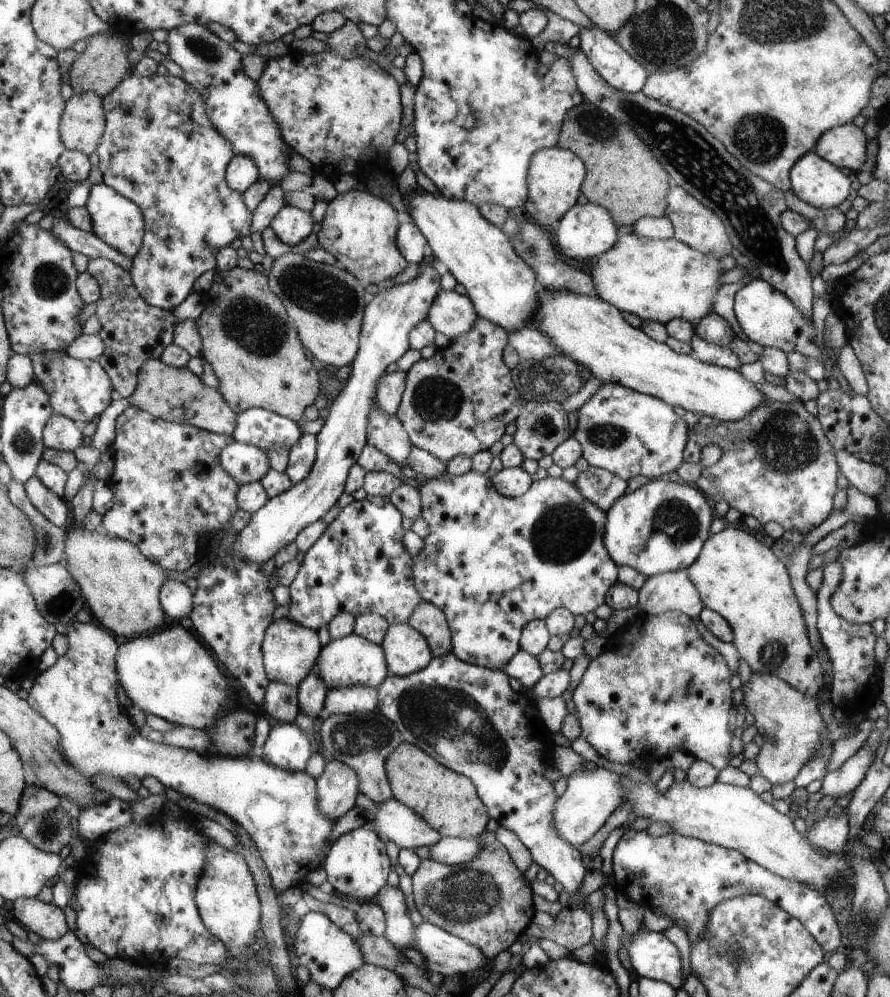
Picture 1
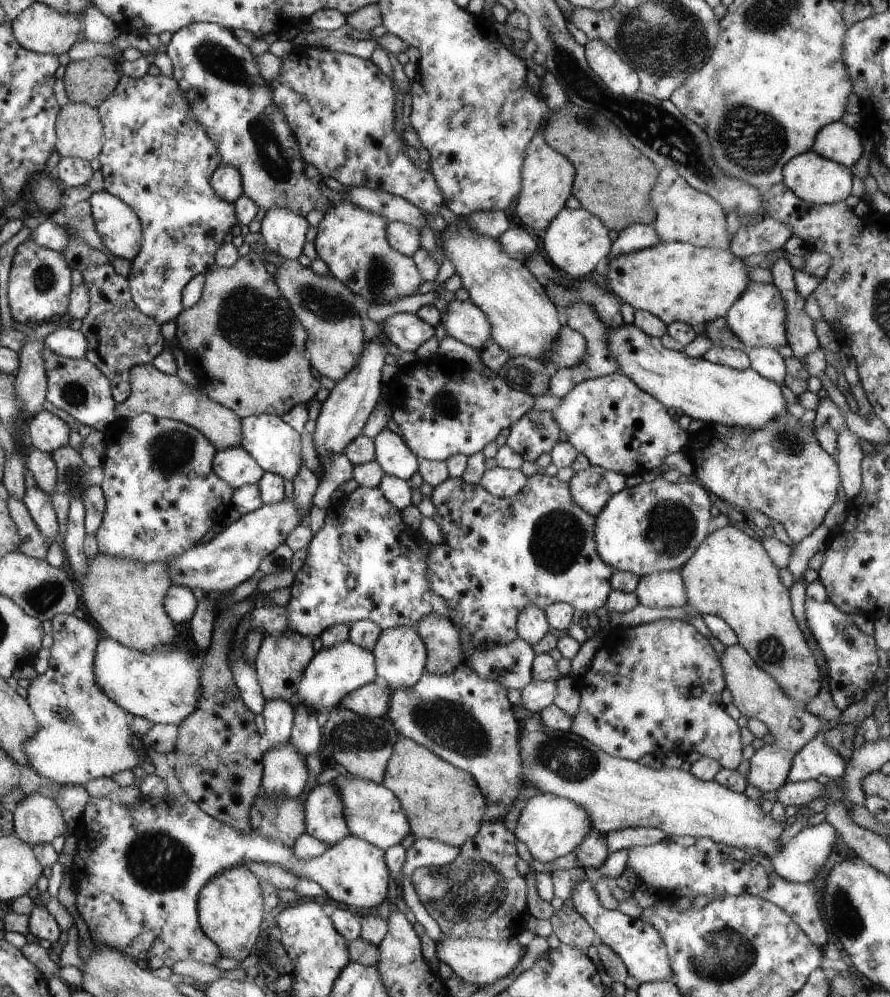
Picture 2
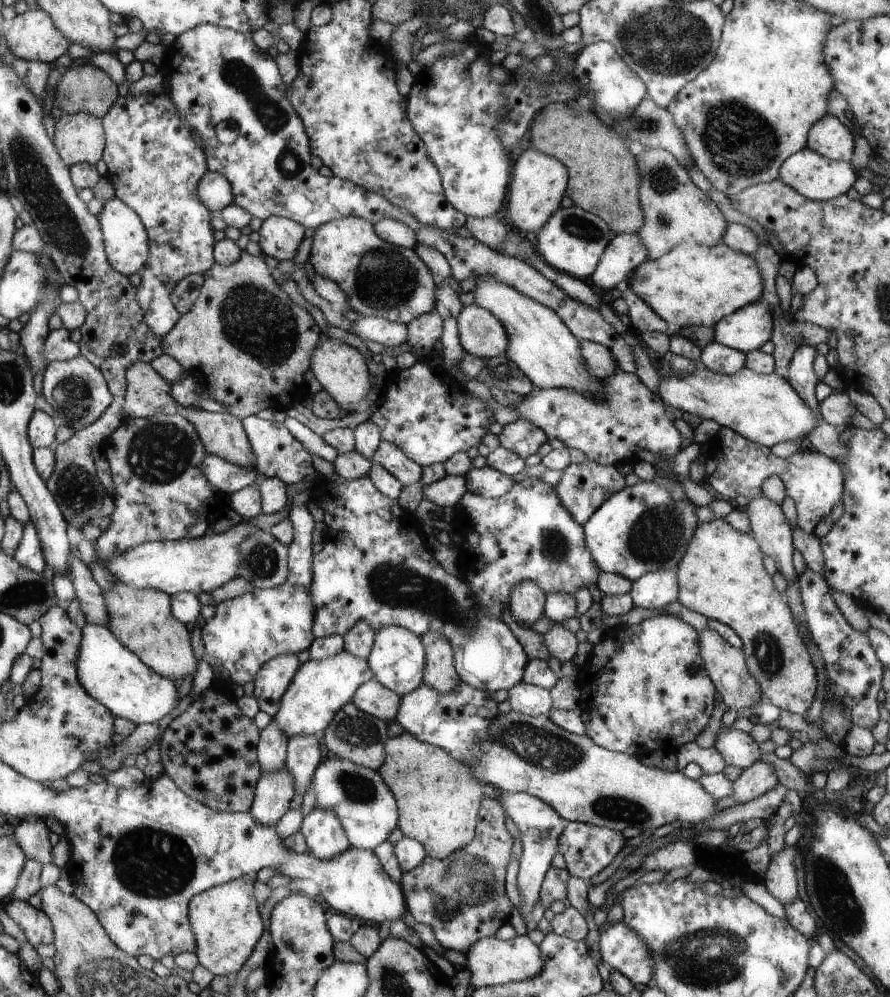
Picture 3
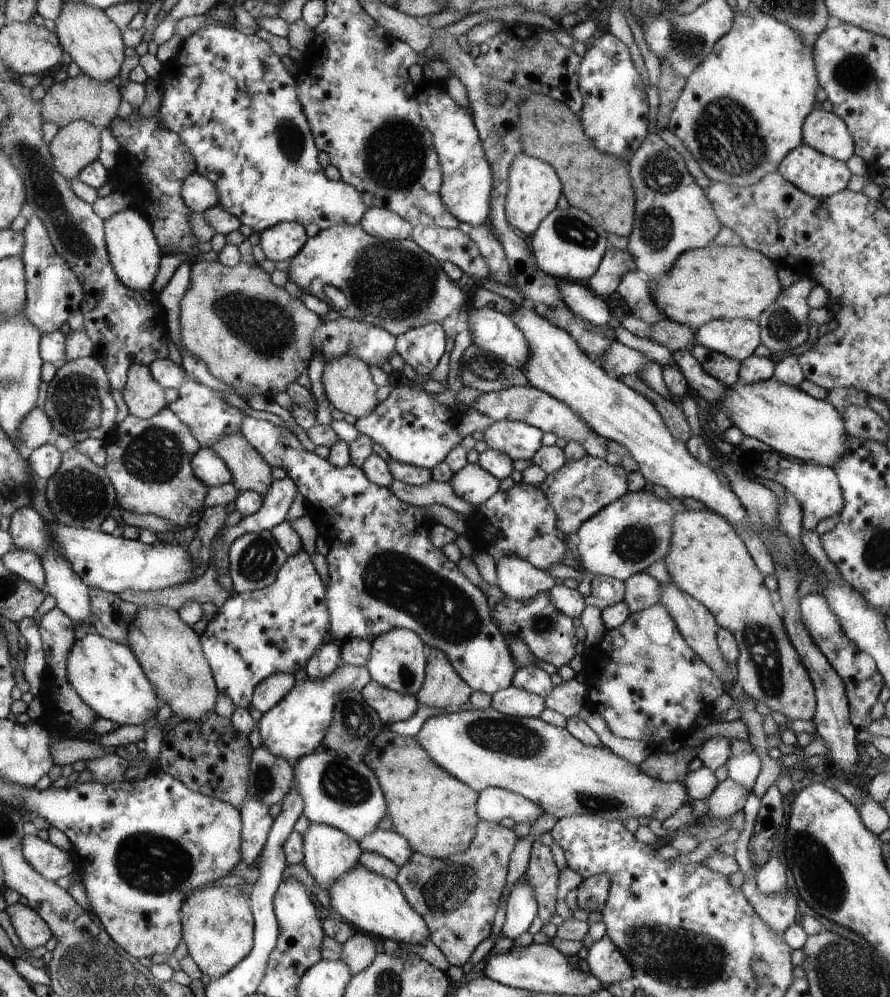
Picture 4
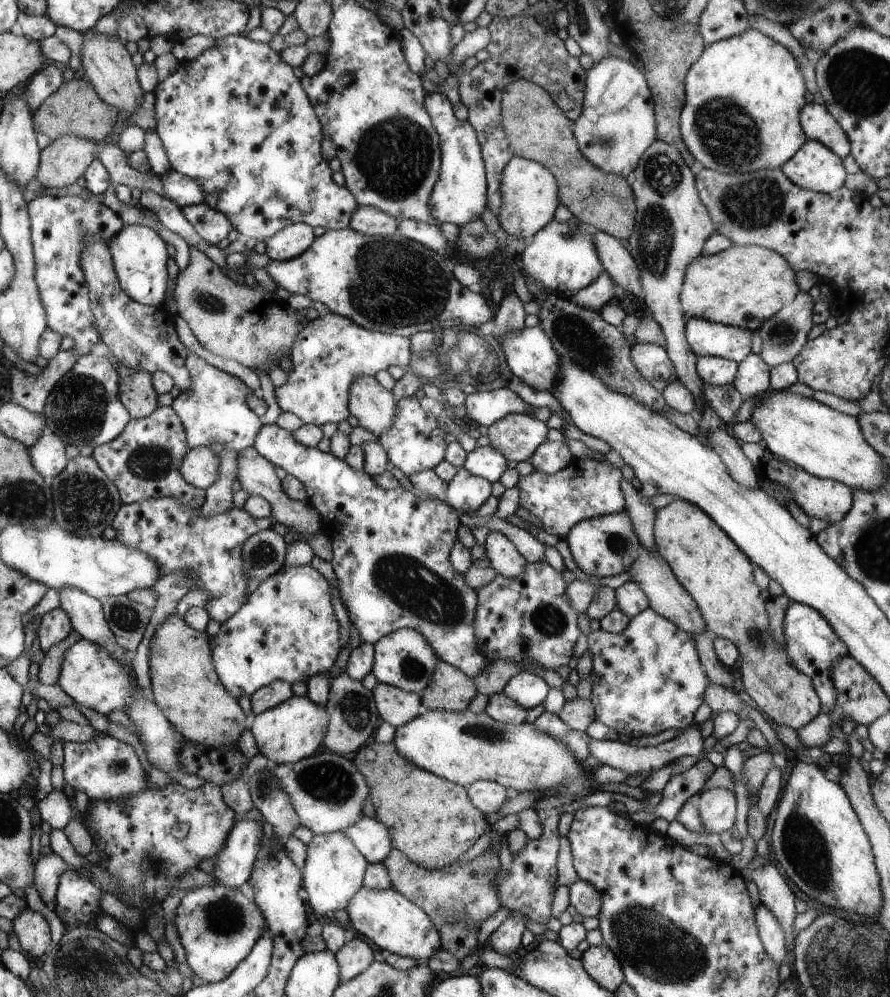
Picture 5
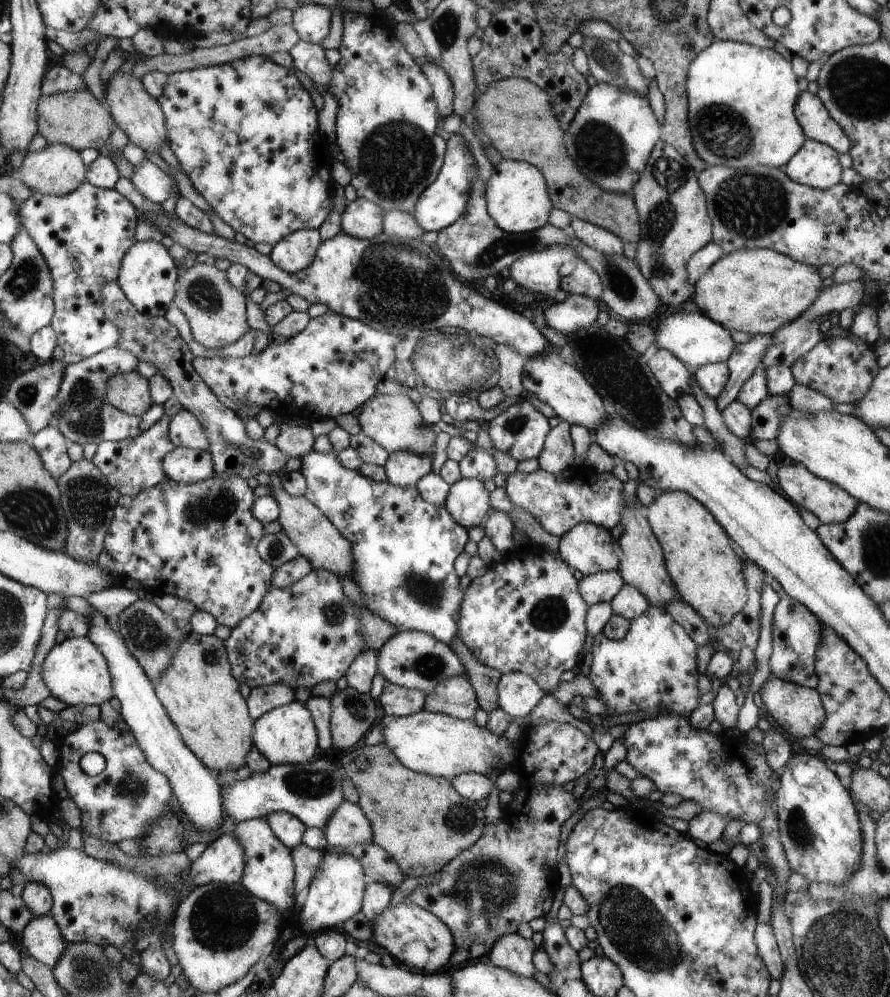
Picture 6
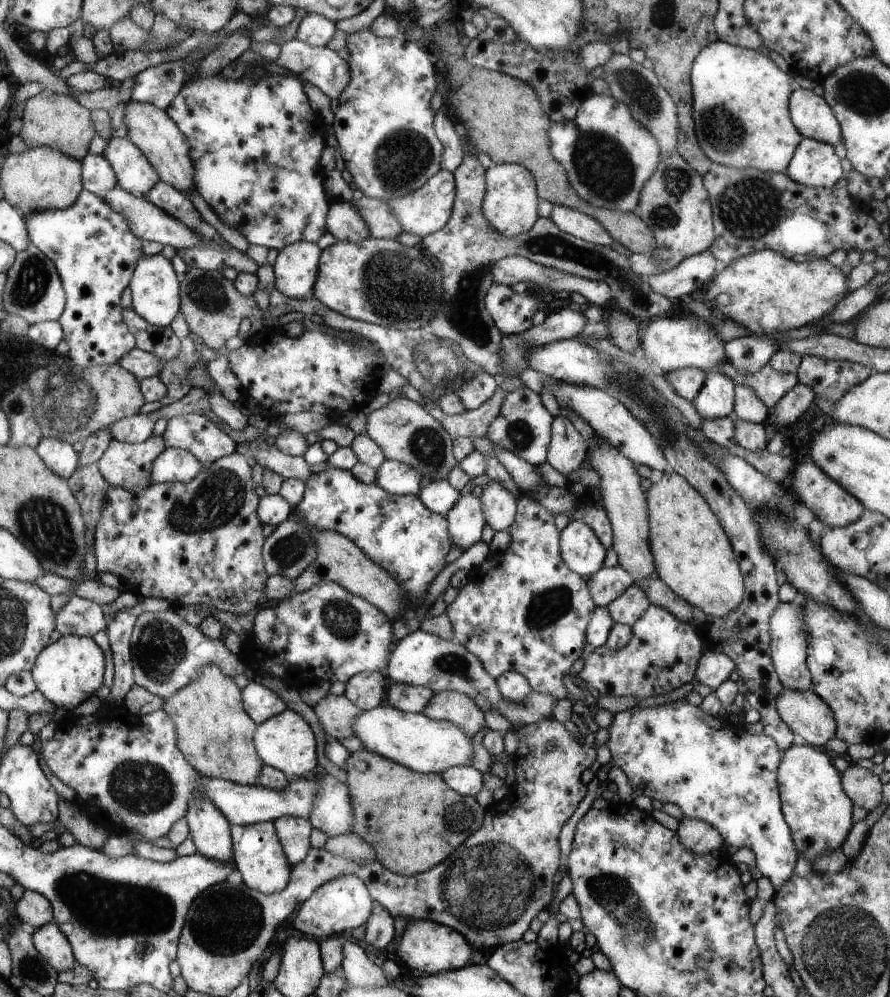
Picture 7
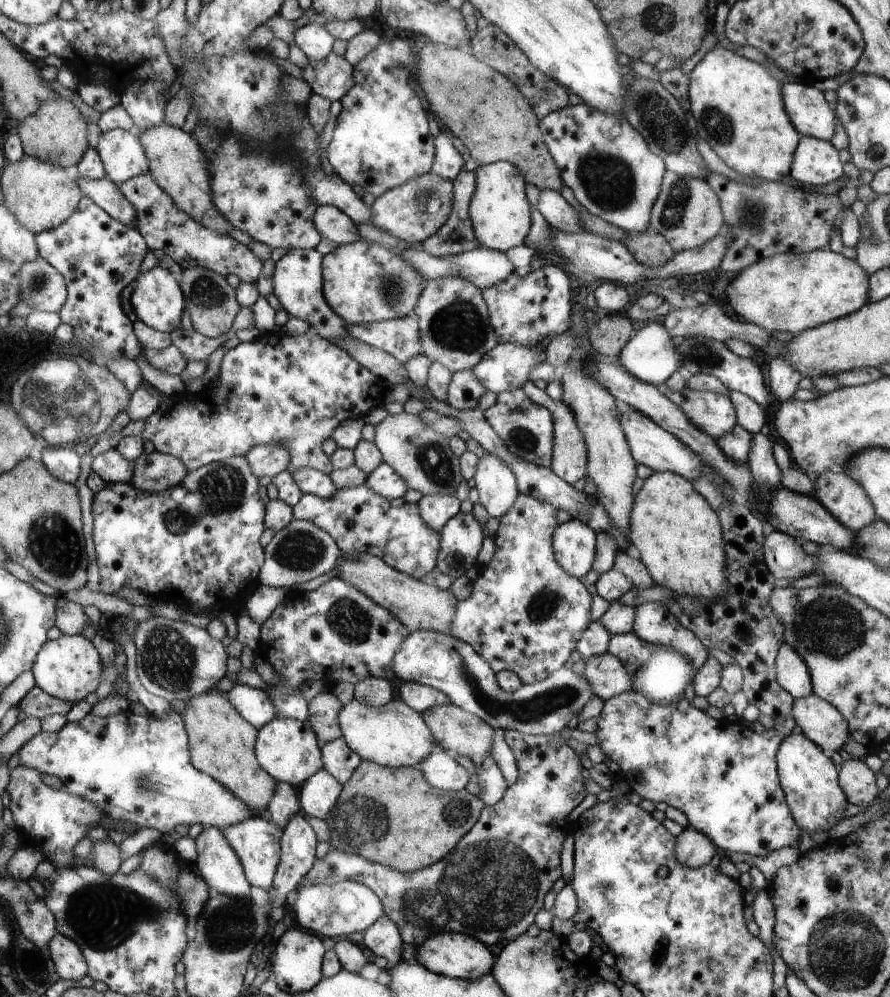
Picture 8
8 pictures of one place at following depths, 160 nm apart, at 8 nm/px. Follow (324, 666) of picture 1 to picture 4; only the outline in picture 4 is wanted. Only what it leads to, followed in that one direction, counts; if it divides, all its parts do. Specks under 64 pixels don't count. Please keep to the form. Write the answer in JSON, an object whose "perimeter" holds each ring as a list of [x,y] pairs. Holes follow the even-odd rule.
{"perimeter":[[[343,664],[334,670],[324,680],[306,680],[295,684],[293,690],[271,711],[264,713],[258,721],[258,731],[261,744],[266,750],[270,750],[274,756],[284,758],[290,765],[302,756],[311,754],[318,750],[324,732],[328,732],[334,719],[336,698],[344,688],[354,688],[362,691],[372,682],[371,674],[366,666],[350,666]]]}

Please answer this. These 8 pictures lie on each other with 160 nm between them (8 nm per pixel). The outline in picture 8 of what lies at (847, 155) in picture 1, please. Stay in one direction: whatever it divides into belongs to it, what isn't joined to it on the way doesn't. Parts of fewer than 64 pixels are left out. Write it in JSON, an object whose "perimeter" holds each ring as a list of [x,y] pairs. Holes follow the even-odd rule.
{"perimeter":[[[782,83],[785,111],[802,137],[830,141],[836,132],[836,115],[814,84]]]}

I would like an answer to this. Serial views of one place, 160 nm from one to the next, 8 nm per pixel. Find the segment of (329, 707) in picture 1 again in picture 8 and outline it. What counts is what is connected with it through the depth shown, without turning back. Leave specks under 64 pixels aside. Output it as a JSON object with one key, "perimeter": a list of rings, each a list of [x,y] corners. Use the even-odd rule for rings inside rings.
{"perimeter":[[[396,683],[397,698],[423,713],[429,708],[448,704],[451,700],[443,692],[420,683]]]}

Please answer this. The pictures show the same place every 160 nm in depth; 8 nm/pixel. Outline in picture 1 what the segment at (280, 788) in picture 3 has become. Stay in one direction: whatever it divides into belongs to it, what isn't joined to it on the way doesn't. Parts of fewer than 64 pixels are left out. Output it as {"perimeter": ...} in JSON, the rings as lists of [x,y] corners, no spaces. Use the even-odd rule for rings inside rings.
{"perimeter":[[[272,723],[262,747],[262,756],[273,765],[304,771],[306,760],[312,756],[312,744],[296,723]]]}

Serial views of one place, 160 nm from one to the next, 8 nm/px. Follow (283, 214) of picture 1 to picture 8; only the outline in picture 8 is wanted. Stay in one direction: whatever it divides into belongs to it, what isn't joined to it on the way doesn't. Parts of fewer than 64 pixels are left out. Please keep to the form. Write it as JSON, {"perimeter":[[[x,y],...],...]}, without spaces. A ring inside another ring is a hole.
{"perimeter":[[[292,249],[275,262],[272,276],[273,294],[288,314],[301,318],[315,328],[324,339],[342,337],[347,334],[347,324],[323,296],[323,253],[316,249]]]}

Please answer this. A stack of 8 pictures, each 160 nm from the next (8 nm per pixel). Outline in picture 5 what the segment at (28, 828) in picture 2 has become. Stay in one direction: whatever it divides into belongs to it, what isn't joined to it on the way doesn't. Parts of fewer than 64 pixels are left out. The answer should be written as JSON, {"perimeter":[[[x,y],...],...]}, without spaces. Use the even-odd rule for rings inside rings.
{"perimeter":[[[44,854],[38,858],[34,886],[47,906],[53,907],[58,895],[60,876],[66,868],[69,868],[68,864],[58,854]]]}

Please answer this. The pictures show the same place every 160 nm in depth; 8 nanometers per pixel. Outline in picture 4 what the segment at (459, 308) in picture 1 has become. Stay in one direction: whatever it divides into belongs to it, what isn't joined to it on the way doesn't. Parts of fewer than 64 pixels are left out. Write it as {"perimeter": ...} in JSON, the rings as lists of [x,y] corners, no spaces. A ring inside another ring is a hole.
{"perimeter":[[[470,307],[467,329],[470,330],[473,344],[494,354],[512,368],[523,371],[532,356],[532,348],[523,330],[510,316],[498,310]]]}

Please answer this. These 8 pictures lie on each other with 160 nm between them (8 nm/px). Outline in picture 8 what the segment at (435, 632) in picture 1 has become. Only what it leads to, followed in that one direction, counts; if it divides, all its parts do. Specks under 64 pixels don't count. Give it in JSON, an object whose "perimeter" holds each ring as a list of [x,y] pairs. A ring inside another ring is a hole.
{"perimeter":[[[450,702],[440,706],[429,708],[422,713],[423,720],[428,724],[436,736],[442,750],[453,755],[463,755],[470,757],[475,766],[481,766],[487,756],[491,754],[491,748],[494,746],[496,729],[492,728],[485,720],[482,720],[474,713],[460,708],[458,705]]]}

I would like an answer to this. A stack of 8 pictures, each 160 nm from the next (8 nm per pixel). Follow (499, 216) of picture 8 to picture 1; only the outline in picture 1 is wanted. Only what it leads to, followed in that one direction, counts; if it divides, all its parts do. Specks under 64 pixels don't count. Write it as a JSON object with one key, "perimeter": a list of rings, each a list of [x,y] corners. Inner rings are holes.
{"perimeter":[[[550,147],[536,151],[530,164],[530,174],[527,175],[530,196],[524,206],[526,217],[543,226],[558,226],[560,219],[574,207],[580,189],[587,178],[587,167],[578,153],[572,149]]]}

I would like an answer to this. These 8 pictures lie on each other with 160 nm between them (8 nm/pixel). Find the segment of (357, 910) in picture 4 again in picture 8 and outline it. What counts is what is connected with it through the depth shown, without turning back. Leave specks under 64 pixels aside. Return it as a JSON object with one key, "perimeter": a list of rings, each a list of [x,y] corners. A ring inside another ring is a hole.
{"perimeter":[[[439,932],[424,939],[415,947],[414,962],[424,965],[424,968],[427,968],[430,972],[439,975],[472,980],[491,972],[491,968],[495,964],[495,958],[492,956],[488,946],[475,937],[464,933]]]}

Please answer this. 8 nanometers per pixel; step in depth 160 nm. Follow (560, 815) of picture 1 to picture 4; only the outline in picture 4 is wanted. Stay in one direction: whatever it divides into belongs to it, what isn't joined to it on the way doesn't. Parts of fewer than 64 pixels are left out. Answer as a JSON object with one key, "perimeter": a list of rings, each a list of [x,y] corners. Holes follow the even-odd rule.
{"perimeter":[[[497,787],[484,788],[479,793],[479,800],[476,800],[476,808],[479,819],[488,822],[510,818],[533,825],[545,813],[528,798]],[[521,878],[512,888],[510,898],[508,898],[508,911],[506,912],[506,922],[502,927],[502,937],[515,941],[529,930],[538,913],[539,908],[534,890],[524,878]]]}

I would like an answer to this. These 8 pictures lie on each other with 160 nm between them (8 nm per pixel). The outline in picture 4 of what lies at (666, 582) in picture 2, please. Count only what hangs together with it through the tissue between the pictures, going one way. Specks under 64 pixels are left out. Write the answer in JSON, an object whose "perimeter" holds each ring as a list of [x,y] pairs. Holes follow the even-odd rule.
{"perimeter":[[[647,573],[633,575],[631,579],[624,581],[624,584],[624,602],[631,613],[644,611],[660,603],[662,586],[656,578],[652,578]]]}

